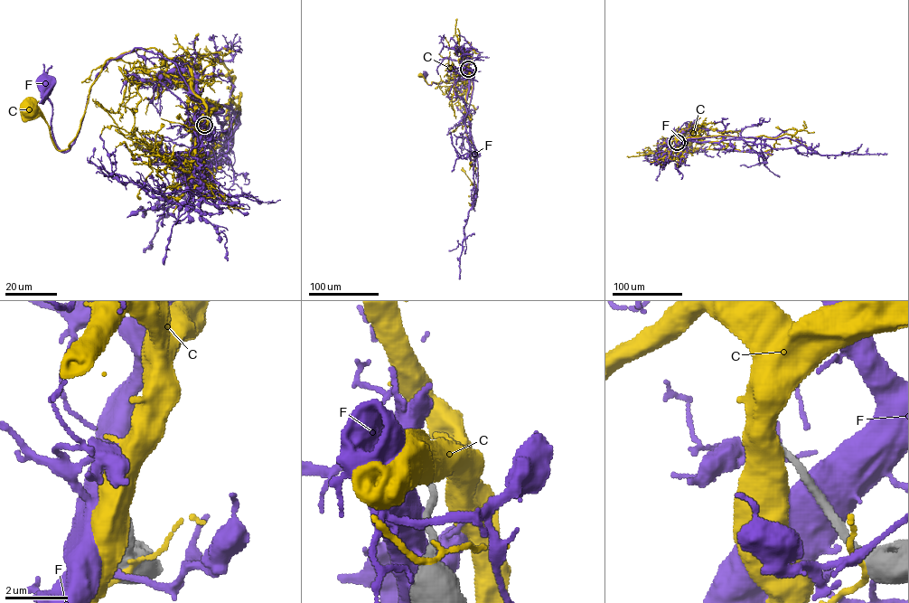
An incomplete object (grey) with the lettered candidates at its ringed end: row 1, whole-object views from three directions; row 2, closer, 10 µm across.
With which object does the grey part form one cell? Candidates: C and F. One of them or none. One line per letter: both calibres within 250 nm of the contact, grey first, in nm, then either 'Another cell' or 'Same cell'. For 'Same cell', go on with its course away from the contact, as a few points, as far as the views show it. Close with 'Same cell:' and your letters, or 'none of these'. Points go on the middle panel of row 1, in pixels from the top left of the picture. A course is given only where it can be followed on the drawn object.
C: Thickness 200 nm (grey) against 750 nm. Another cell
F: Thickness 190 nm (grey) against 120 nm. Another cell
Same cell: none of these

